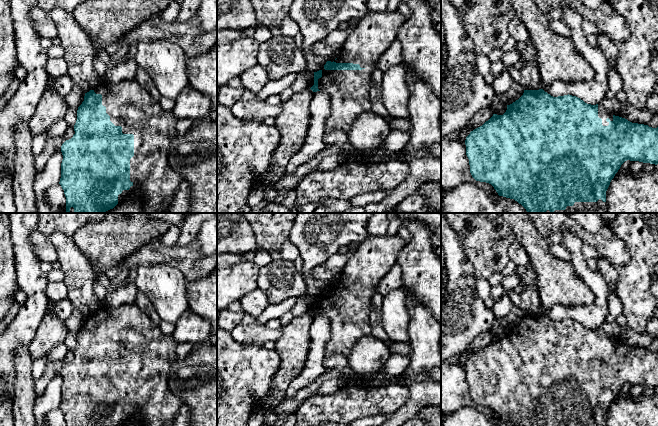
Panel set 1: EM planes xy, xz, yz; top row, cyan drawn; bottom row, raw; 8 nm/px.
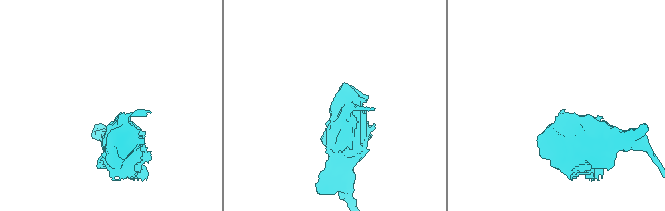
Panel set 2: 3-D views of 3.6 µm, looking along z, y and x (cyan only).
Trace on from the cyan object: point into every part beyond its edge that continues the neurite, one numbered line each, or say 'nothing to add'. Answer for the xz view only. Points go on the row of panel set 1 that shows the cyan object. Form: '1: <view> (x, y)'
1: xz (348, 90)

